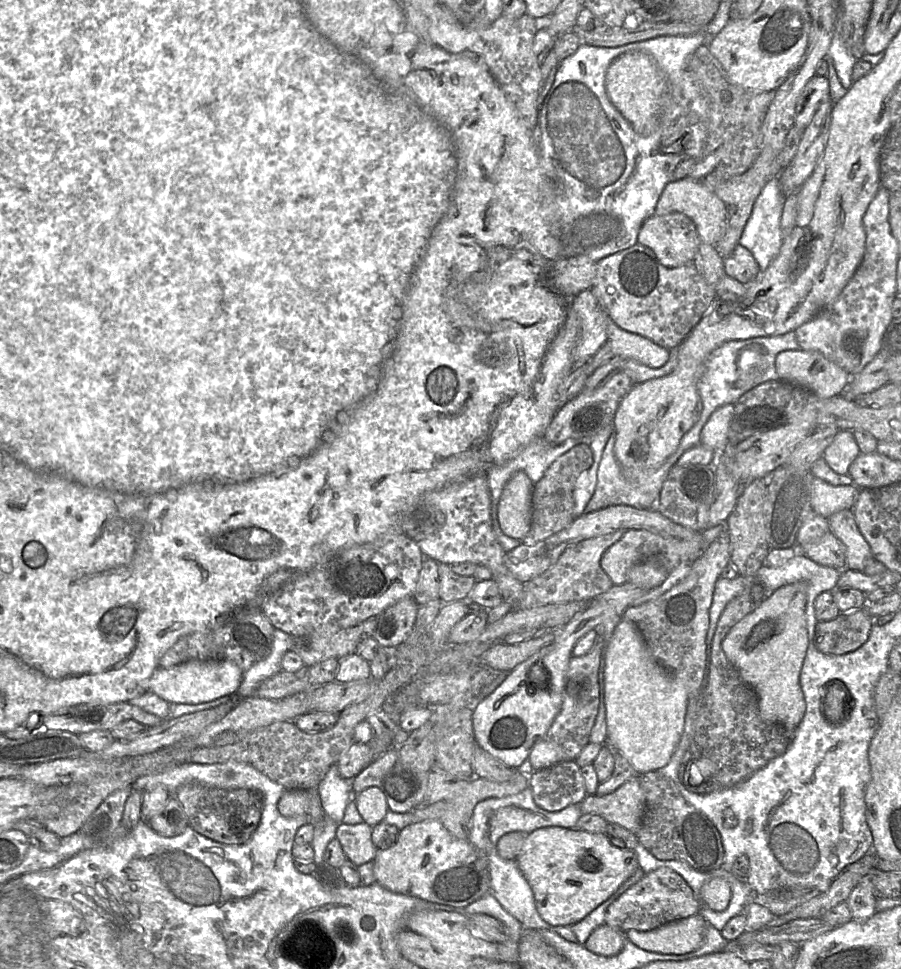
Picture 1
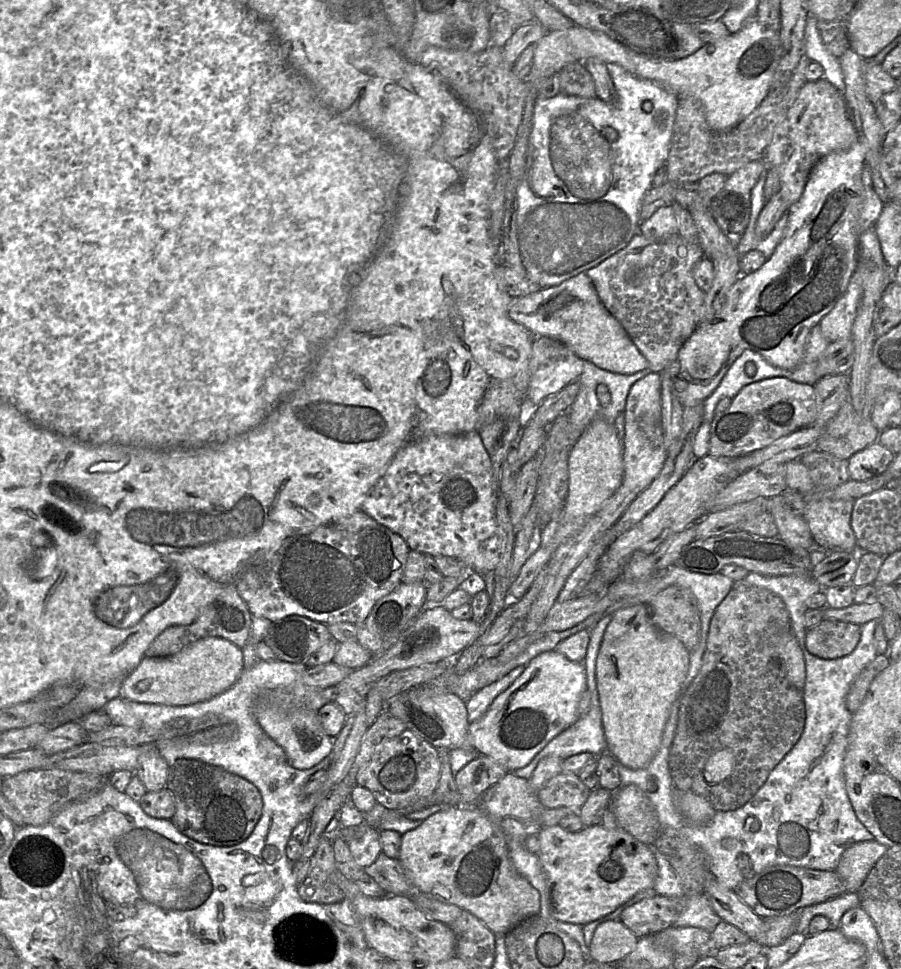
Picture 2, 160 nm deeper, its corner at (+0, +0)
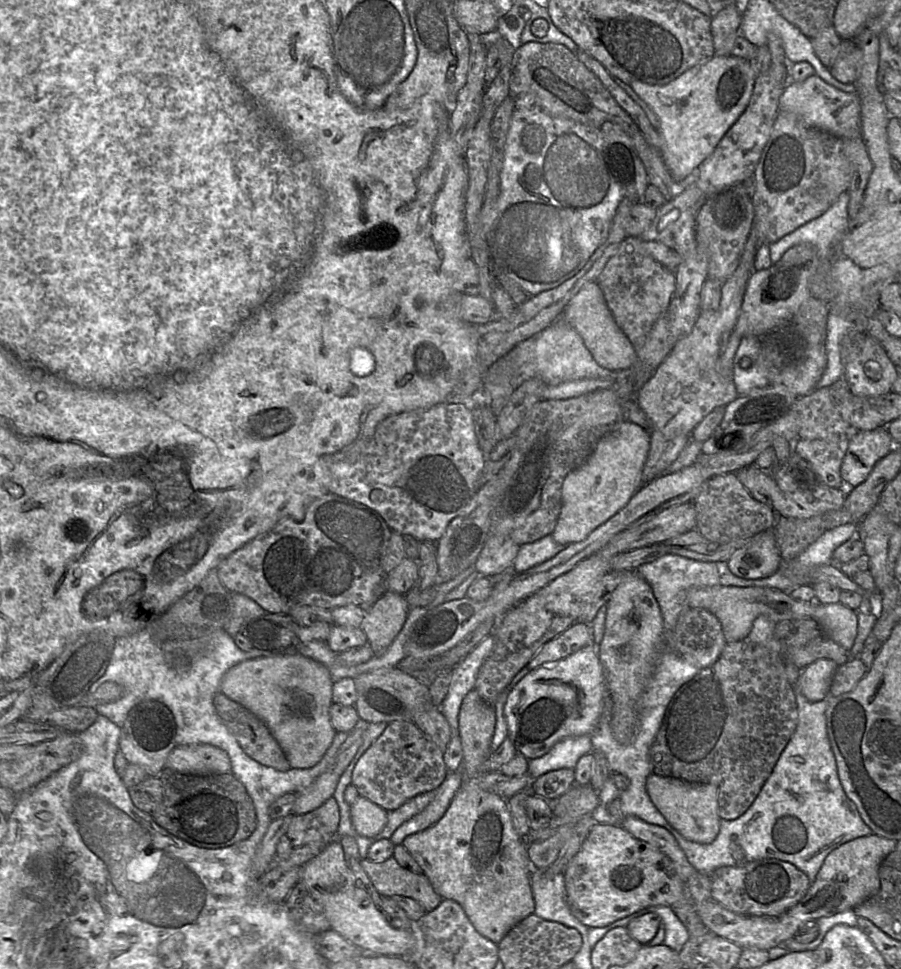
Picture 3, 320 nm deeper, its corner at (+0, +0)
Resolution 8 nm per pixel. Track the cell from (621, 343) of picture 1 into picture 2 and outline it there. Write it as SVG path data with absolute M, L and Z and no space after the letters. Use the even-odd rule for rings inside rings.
M580 273L555 287L512 297L507 313L511 320L525 327L533 336L556 339L581 359L603 370L634 374L648 368L648 361L622 325L604 307L586 273Z

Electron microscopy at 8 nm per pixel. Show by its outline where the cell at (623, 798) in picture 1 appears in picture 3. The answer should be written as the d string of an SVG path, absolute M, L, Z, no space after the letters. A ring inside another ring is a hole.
M465 779L442 818L428 828L407 836L402 845L419 864L434 890L443 899L458 902L475 929L494 943L498 944L511 928L534 913L528 844L514 828L508 799Z

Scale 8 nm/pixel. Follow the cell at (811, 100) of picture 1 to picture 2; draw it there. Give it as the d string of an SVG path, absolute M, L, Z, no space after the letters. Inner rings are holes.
M825 78L806 81L785 119L775 128L762 157L766 171L770 168L778 172L779 192L787 211L802 195L814 165L832 152L850 148L857 138L858 130L848 112L842 93Z

